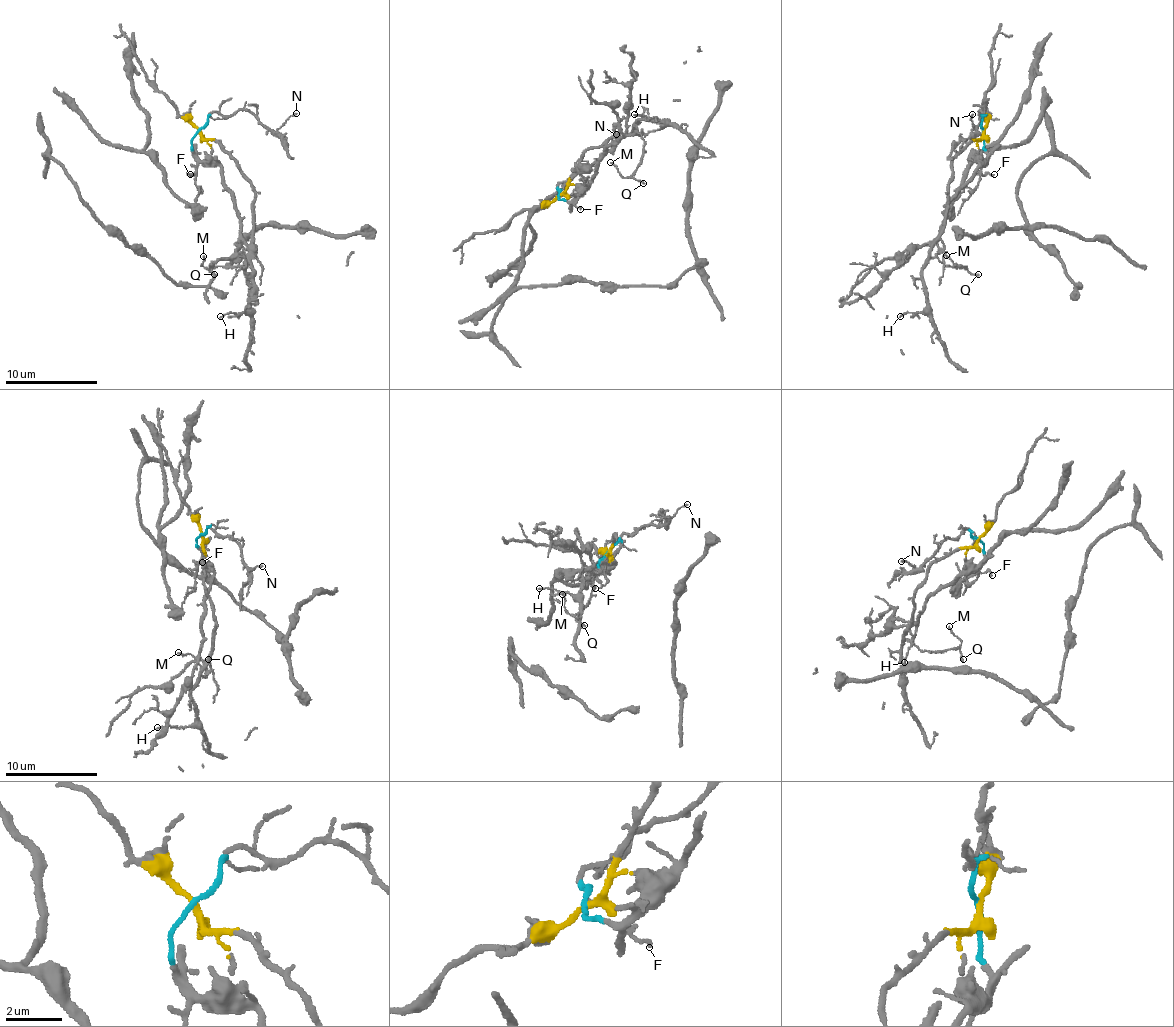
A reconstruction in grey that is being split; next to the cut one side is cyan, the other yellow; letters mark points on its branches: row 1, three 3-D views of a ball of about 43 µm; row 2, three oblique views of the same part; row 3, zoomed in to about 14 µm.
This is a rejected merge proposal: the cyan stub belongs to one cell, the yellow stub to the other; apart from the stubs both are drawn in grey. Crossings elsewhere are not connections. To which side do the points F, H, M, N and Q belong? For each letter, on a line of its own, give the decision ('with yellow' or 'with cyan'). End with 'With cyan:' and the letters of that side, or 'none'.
F: with cyan
H: with yellow
M: with yellow
N: with cyan
Q: with yellow
With cyan: F, N

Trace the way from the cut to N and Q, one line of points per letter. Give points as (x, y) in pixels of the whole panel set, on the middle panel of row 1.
N: (559, 194), (559, 185), (610, 148), (616, 133)
Q: (559, 194), (566, 190), (582, 155), (615, 137), (632, 135), (635, 123), (645, 142), (633, 177), (644, 184)

